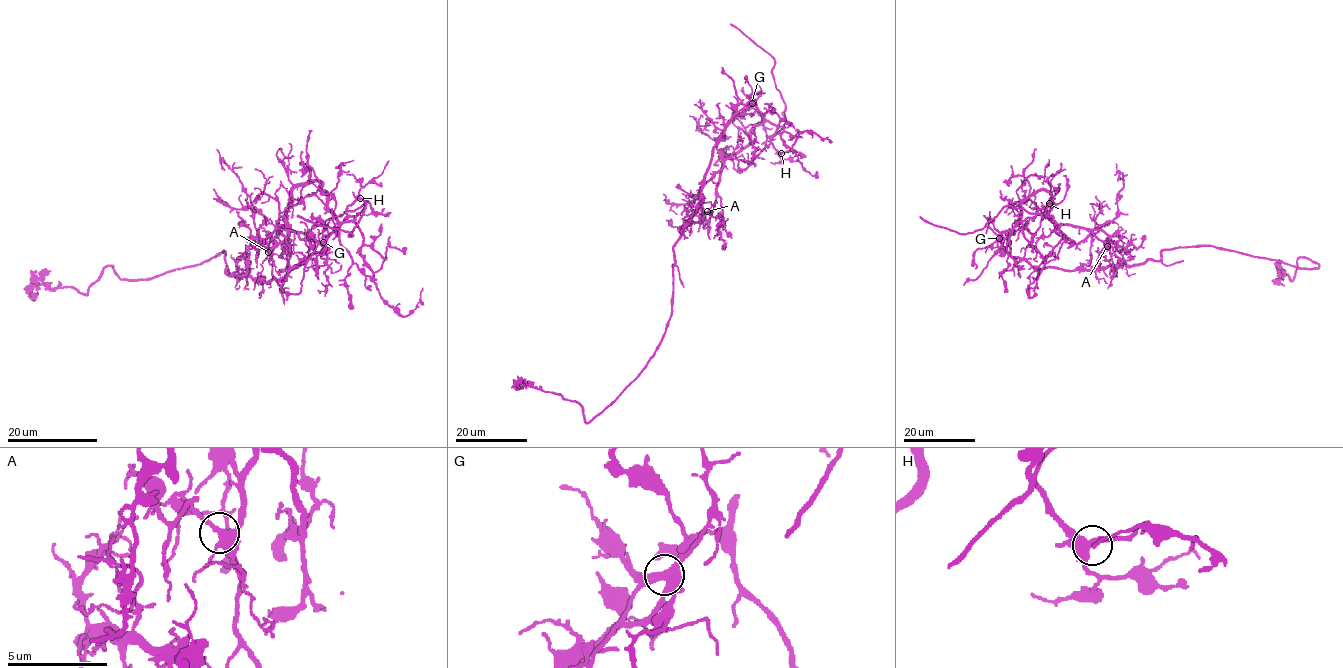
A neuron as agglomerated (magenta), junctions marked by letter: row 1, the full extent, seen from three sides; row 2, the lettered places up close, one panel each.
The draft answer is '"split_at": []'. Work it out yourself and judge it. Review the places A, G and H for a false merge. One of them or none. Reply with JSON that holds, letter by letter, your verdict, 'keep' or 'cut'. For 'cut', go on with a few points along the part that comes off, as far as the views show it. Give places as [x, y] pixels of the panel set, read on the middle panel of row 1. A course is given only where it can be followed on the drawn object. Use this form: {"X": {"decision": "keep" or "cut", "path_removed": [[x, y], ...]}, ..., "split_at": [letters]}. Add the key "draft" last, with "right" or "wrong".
{"A": {"decision": "keep"}, "G": {"decision": "cut", "path_removed": [[751, 103], [713, 148], [701, 203], [673, 248], [671, 316], [647, 366], [587, 423], [575, 401], [520, 388]]}, "H": {"decision": "keep"}, "split_at": ["G"], "draft": "wrong"}

